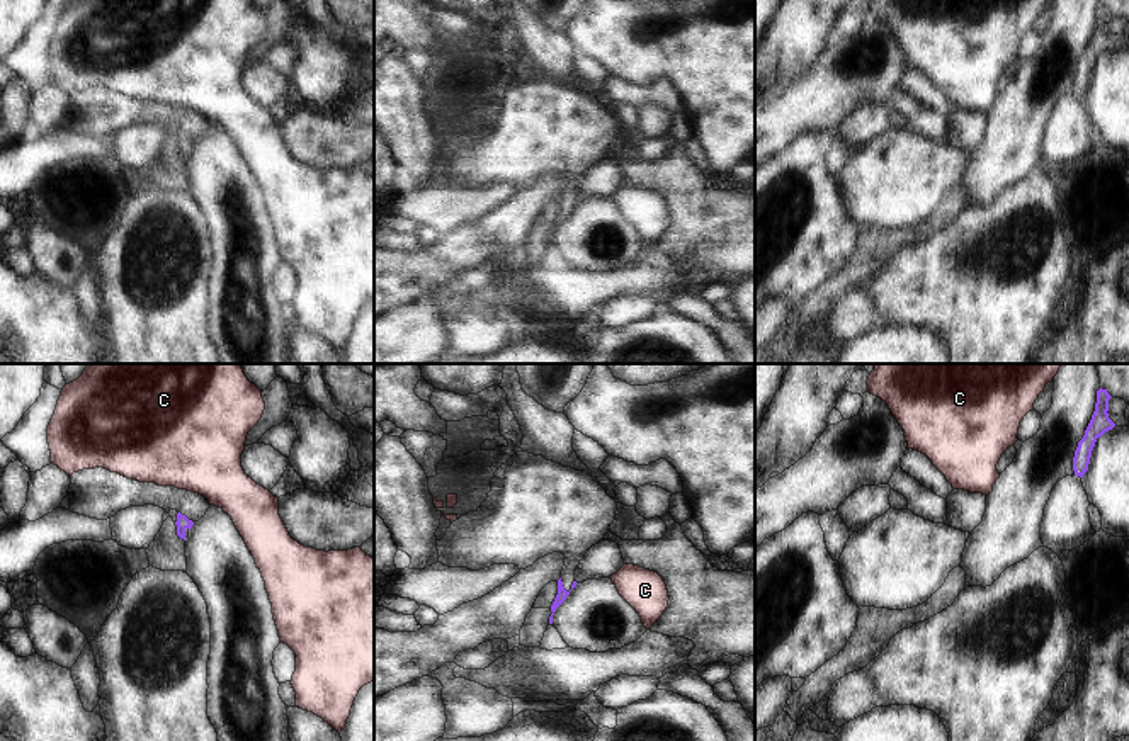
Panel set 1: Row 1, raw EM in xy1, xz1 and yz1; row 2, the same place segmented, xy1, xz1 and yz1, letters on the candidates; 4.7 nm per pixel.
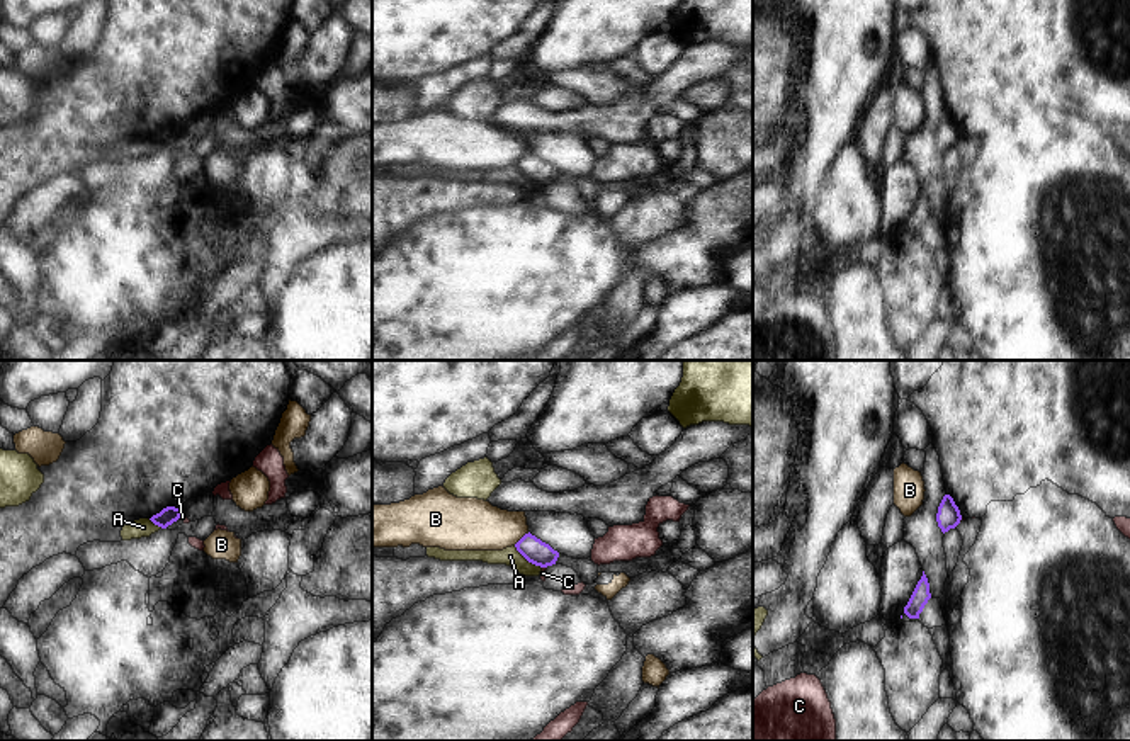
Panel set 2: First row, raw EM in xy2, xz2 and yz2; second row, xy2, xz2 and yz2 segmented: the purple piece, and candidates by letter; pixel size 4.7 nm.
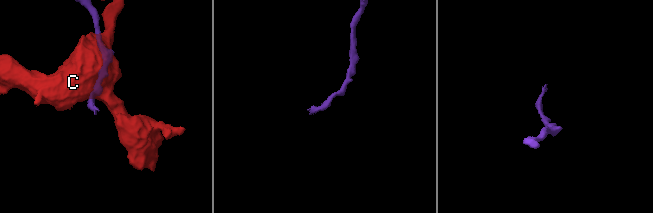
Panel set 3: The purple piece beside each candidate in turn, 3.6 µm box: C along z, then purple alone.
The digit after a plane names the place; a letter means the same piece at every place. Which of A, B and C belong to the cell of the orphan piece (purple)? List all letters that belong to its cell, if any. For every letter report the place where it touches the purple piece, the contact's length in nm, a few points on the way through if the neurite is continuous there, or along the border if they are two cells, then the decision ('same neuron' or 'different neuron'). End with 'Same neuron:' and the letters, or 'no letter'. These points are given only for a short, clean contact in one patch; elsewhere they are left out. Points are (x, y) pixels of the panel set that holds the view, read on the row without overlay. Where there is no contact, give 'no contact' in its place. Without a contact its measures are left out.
A: meets purple in xz2 at (527, 179); contact 170 nm long; border along xz2 (514, 165), (541, 187); different neuron
B: meets purple in xz2 at (522, 157); contact 100 nm long; border along xz2 (529, 152), (514, 164); different neuron
C: meets purple in xy2 at (180, 133); contact 30 nm long; border along xy2 (182, 133), (179, 136); different neuron
Same neuron: no letter

